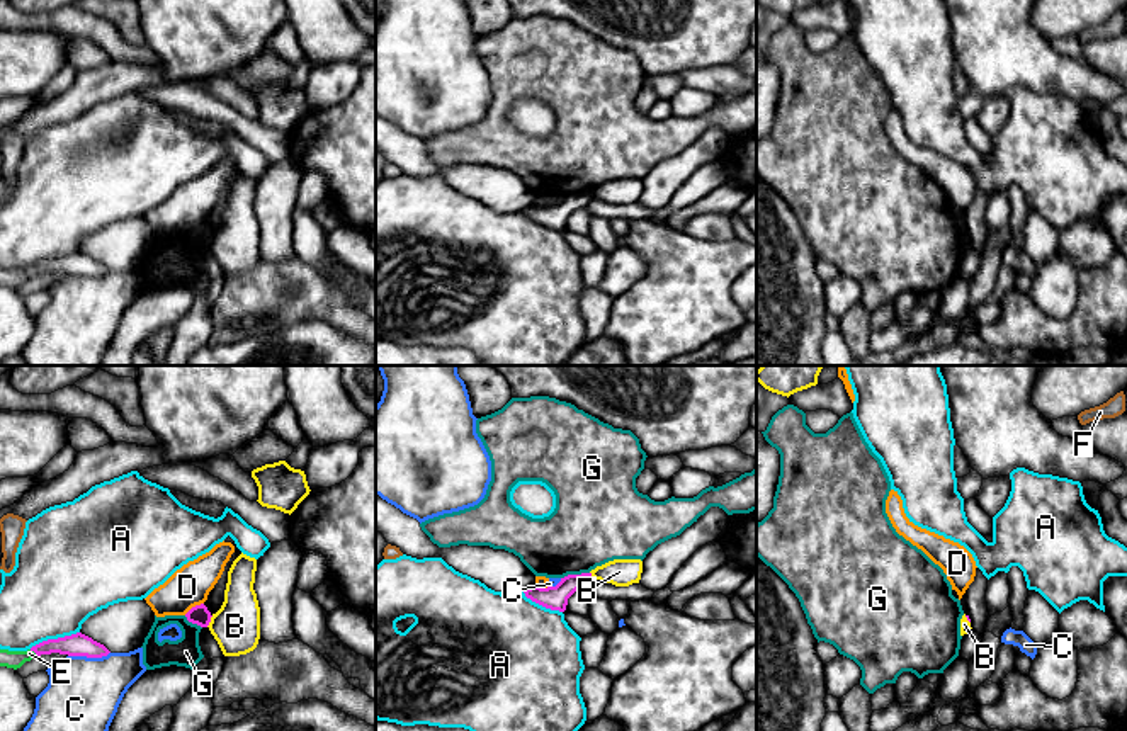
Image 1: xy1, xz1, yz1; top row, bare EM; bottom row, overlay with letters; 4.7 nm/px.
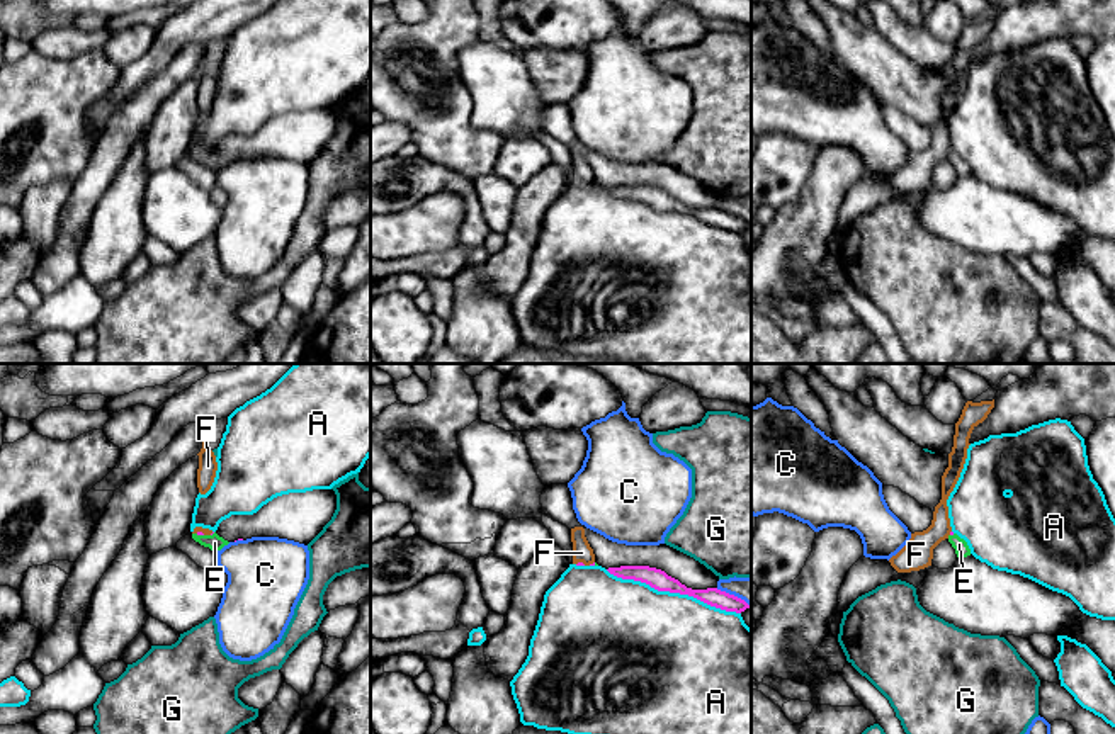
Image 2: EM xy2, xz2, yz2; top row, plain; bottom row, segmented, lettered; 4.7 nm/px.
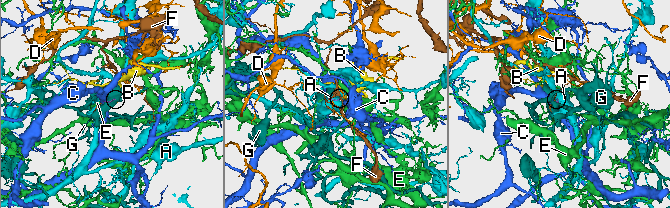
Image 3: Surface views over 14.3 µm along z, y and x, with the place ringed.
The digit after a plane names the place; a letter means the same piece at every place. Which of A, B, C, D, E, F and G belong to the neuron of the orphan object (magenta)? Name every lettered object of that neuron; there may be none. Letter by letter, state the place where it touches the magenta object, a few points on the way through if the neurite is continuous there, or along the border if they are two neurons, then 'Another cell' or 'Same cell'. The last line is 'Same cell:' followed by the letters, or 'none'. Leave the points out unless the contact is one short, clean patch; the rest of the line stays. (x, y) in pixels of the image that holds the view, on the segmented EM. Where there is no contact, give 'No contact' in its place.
A: Touches magenta at xz2 (673, 592). Another cell
B: Touches magenta at xy1 (209, 621). Boundary: xy1 (213, 616), (206, 626). Another cell
C: Touches magenta at xy1 (89, 657). Another cell
D: Touches magenta at xy1 (192, 607). Boundary: xy1 (203, 602), (184, 614). Another cell
E: Touches magenta at xy1 (33, 650). Path across: xy1 (77, 645), (51, 645), (33, 650), (14, 660). Same cell
F: Touches magenta at xz2 (582, 563). Boundary: xz2 (577, 563), (585, 564). Another cell
G: Touches magenta at xz1 (575, 575). Boundary: xz1 (588, 572), (561, 578). Another cell
Same cell: E

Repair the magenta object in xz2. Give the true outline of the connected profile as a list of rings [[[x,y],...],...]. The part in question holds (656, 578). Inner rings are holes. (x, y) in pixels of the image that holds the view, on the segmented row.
[[[620,566],[620,567],[608,567],[607,571],[622,579],[634,579],[634,581],[646,583],[658,591],[670,591],[670,593],[693,596],[710,607],[726,612],[741,613],[751,607],[744,600],[729,595],[726,591],[721,591],[717,588],[707,588],[707,590],[687,588],[678,579],[668,576],[665,571],[649,566]]]

